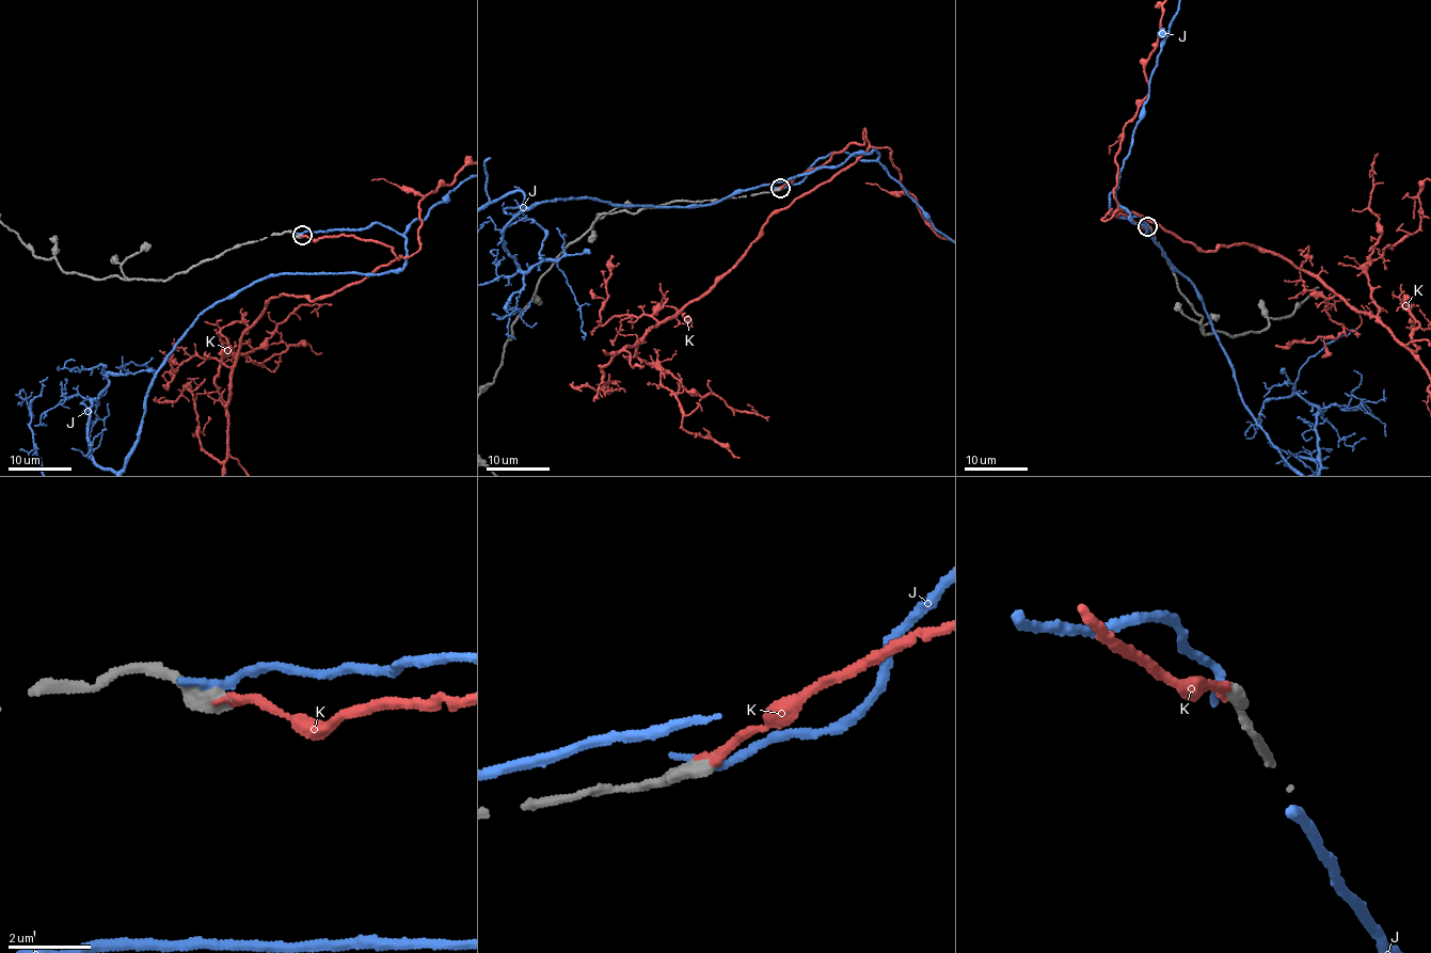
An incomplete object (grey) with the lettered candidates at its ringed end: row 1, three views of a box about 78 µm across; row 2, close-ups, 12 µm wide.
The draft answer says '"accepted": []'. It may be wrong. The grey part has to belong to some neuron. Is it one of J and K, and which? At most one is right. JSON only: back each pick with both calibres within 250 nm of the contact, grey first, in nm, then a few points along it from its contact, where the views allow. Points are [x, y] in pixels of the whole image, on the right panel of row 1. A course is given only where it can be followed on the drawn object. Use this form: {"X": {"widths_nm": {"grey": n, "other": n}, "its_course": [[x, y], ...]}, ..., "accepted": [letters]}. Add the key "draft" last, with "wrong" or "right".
{"K": {"widths_nm": {"grey": 460, "other": 220}}, "accepted": ["K"], "draft": "wrong"}

